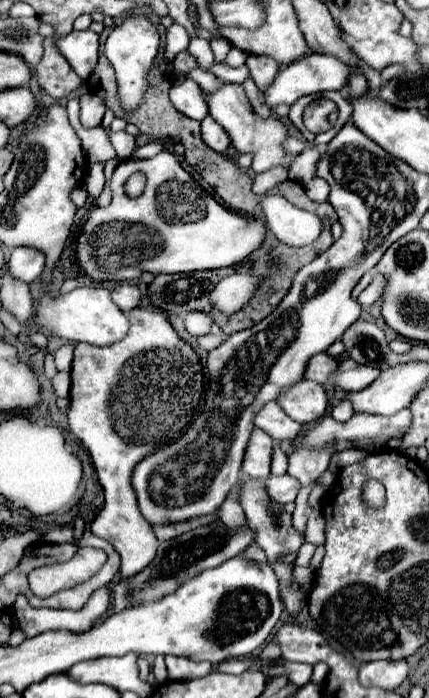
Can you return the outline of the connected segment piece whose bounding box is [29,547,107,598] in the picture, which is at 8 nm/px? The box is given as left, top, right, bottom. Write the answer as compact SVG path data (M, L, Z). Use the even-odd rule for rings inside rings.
M80 547L69 562L33 570L29 574L29 586L41 598L53 596L63 588L71 588L89 580L105 560L105 552L92 547Z

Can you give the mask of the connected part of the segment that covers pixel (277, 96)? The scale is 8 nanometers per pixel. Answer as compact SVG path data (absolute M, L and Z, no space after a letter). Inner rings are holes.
M309 54L309 56L293 62L291 66L287 66L285 70L281 70L275 76L273 84L263 92L265 104L269 108L275 108L277 104L291 106L295 100L299 100L301 96L307 96L307 94L317 94L317 92L327 92L327 90L343 90L353 72L355 72L355 68L347 66L339 58L333 58L331 54Z

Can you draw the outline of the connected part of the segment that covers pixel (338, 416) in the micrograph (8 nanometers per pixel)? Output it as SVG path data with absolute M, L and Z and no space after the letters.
M343 400L343 402L339 402L339 404L331 410L331 416L333 416L335 420L339 420L339 422L347 422L347 420L353 416L353 408L351 408L351 404L349 404L347 400Z

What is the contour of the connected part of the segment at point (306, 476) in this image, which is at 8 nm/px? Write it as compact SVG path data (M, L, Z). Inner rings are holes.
M327 446L325 450L299 450L293 452L289 458L287 474L297 478L301 486L311 486L329 466L329 458L335 450Z

